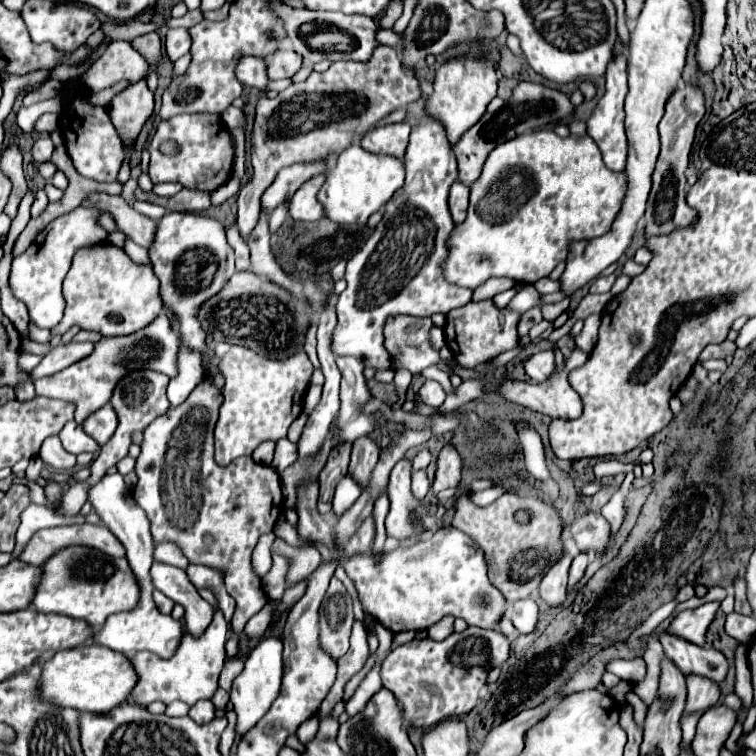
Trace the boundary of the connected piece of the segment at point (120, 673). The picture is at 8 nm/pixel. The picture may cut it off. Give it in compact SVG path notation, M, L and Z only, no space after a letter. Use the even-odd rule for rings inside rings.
M101 645L61 649L41 665L41 701L55 703L57 707L71 707L77 711L109 713L121 701L125 701L137 683L137 673L129 659L121 653L105 649Z

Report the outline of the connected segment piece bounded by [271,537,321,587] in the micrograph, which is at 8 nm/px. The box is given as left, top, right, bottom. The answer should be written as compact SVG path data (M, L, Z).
M281 537L275 539L271 553L281 553L289 557L289 573L285 577L287 587L305 581L309 577L309 573L313 573L317 569L317 565L321 563L321 555L315 547L291 547L287 545Z

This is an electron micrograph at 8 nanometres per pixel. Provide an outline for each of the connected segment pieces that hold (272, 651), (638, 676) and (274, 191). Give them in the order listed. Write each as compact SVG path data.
M273 635L263 637L259 645L251 651L249 659L245 661L245 669L241 671L241 675L235 677L231 689L231 703L237 713L237 725L235 725L237 735L245 735L253 725L257 725L257 721L271 709L273 701L277 699L281 687L281 673L283 673L281 653L283 653L283 643L279 637Z
M617 659L617 661L611 661L607 665L607 671L613 673L613 675L617 675L623 681L639 683L645 677L645 661L643 659L633 659L633 661Z
M311 161L311 163L297 163L291 167L285 167L279 171L279 175L275 177L275 181L271 183L271 187L263 193L261 197L261 207L269 213L273 211L277 205L285 203L299 187L301 183L309 181L311 177L315 177L317 173L325 173L327 169L327 161Z

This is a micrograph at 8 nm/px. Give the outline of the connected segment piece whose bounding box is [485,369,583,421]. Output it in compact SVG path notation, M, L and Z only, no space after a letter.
M559 369L547 381L531 385L521 381L495 381L491 379L485 389L499 385L499 393L513 403L539 411L551 419L577 419L581 415L581 397L567 381L567 369Z

